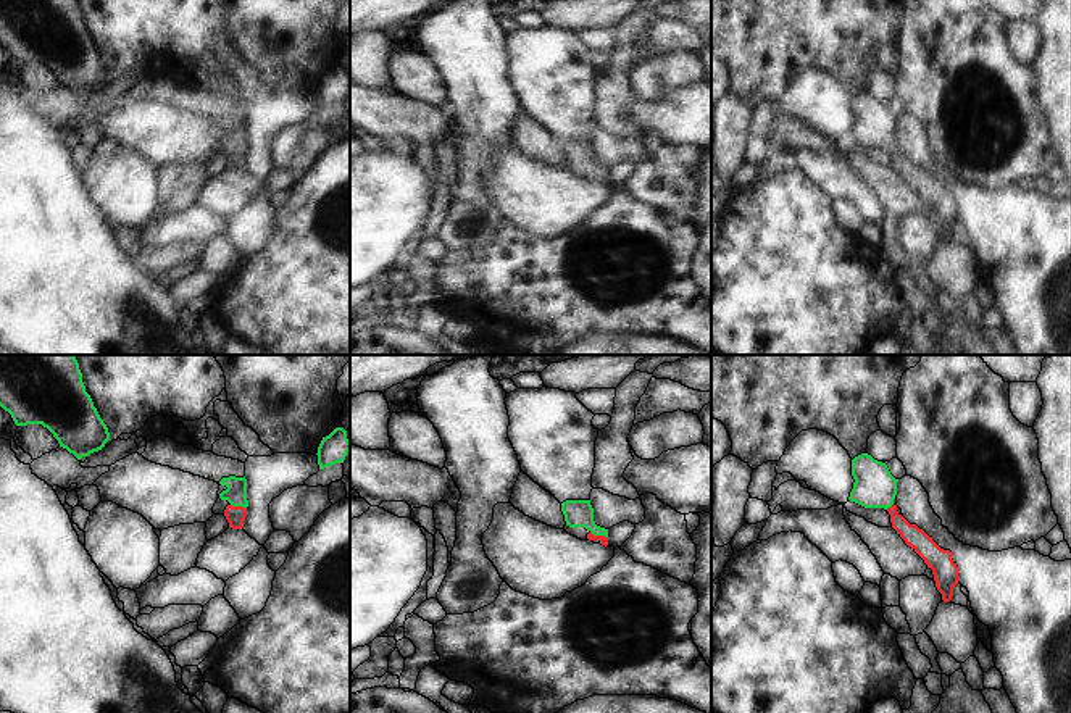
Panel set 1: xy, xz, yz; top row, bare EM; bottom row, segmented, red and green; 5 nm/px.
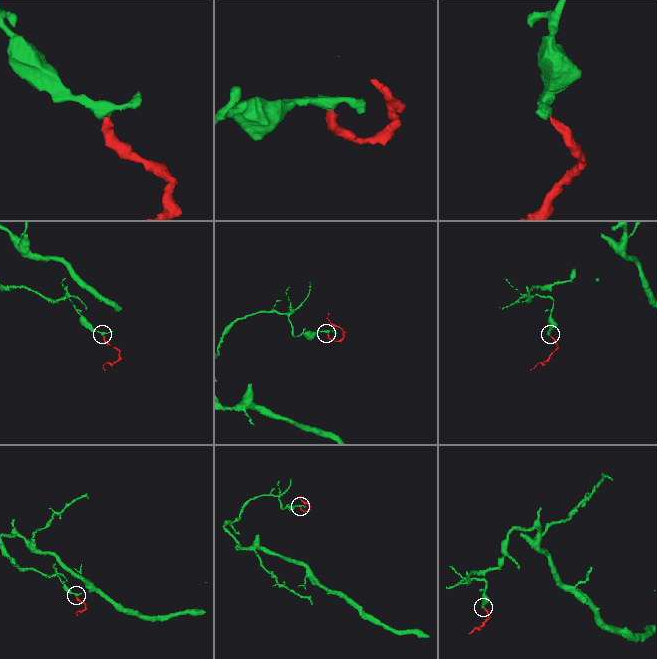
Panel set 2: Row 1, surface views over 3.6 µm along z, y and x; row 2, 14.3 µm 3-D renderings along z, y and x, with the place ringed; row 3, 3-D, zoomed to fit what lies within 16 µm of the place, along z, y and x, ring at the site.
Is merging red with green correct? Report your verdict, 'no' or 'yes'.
yes

